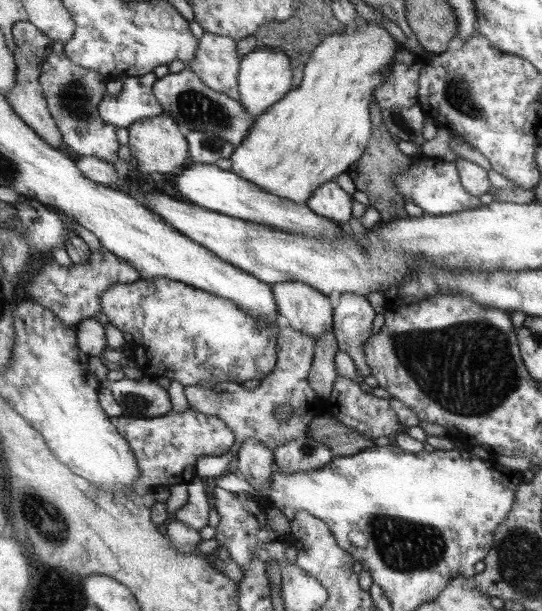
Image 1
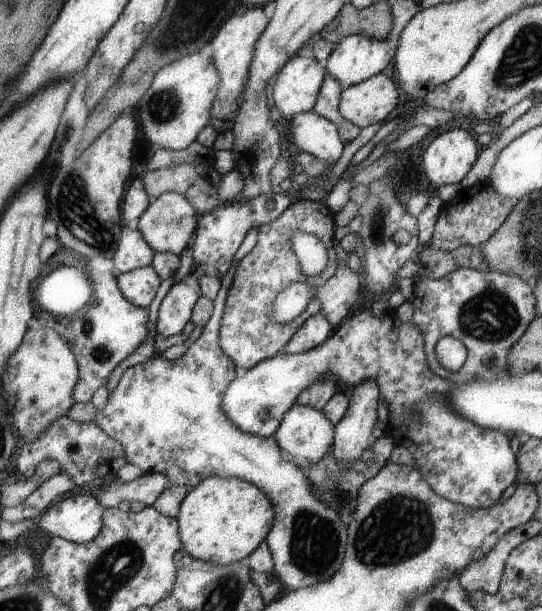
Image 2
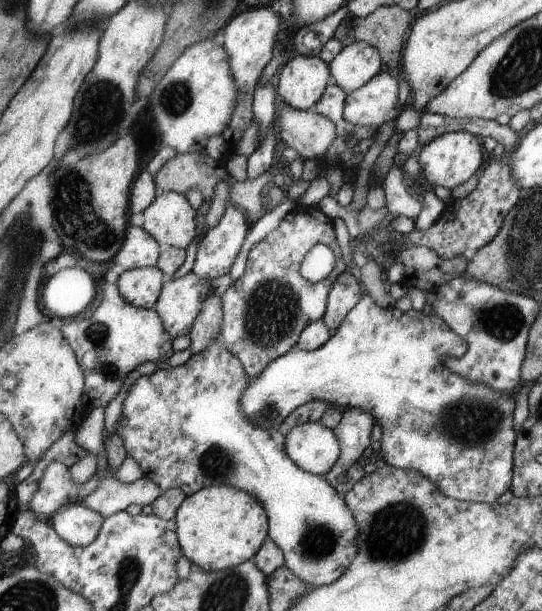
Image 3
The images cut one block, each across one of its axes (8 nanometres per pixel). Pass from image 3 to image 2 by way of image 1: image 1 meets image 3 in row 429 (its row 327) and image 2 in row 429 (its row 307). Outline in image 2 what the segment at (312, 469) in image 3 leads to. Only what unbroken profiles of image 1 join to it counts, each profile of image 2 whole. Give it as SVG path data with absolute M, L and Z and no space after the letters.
M296 402L272 437L284 455L297 464L301 461L316 464L334 443L333 427L323 412Z

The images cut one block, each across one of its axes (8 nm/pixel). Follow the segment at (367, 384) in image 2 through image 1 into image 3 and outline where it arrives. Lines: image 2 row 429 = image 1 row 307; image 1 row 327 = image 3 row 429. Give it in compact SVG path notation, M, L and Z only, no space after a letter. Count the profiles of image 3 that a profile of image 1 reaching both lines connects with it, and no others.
M354 407L343 410L340 422L333 430L342 446L340 458L332 470L323 476L338 493L346 494L352 490L366 474L358 459L372 444L372 428L374 418L370 412Z

